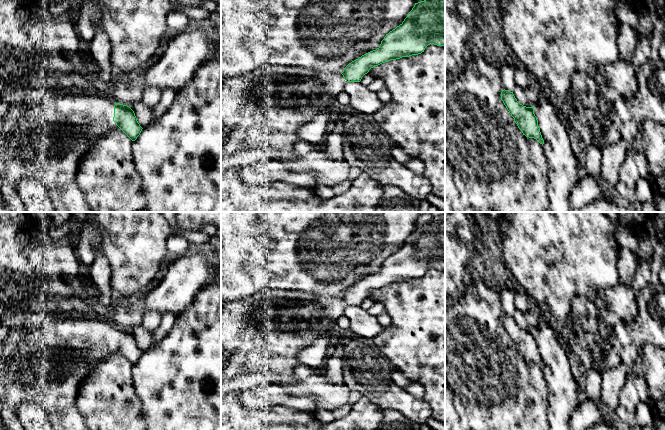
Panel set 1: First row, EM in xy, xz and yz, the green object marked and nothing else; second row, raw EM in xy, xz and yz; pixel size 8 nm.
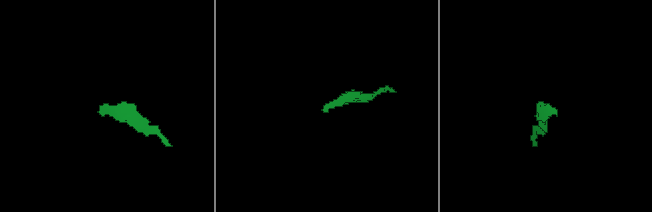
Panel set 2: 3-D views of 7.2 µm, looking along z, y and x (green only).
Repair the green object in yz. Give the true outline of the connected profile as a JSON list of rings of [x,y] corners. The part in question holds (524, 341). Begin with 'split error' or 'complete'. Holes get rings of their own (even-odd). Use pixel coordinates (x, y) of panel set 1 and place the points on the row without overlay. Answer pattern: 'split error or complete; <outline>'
complete; [[[505,313],[501,316],[501,324],[523,359],[534,362],[543,369],[544,364],[538,350],[537,341],[534,338],[534,331],[523,330],[517,325],[513,316]]]

